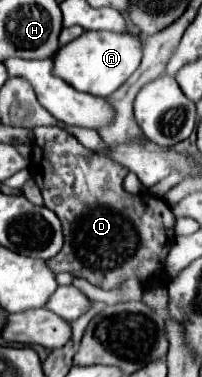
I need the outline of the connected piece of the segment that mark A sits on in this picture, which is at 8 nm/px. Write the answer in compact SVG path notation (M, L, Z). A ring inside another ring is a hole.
M85 30L79 38L61 46L53 56L53 76L63 78L69 86L79 92L89 92L95 96L113 94L139 66L143 56L141 42L127 34L115 32L91 32Z

